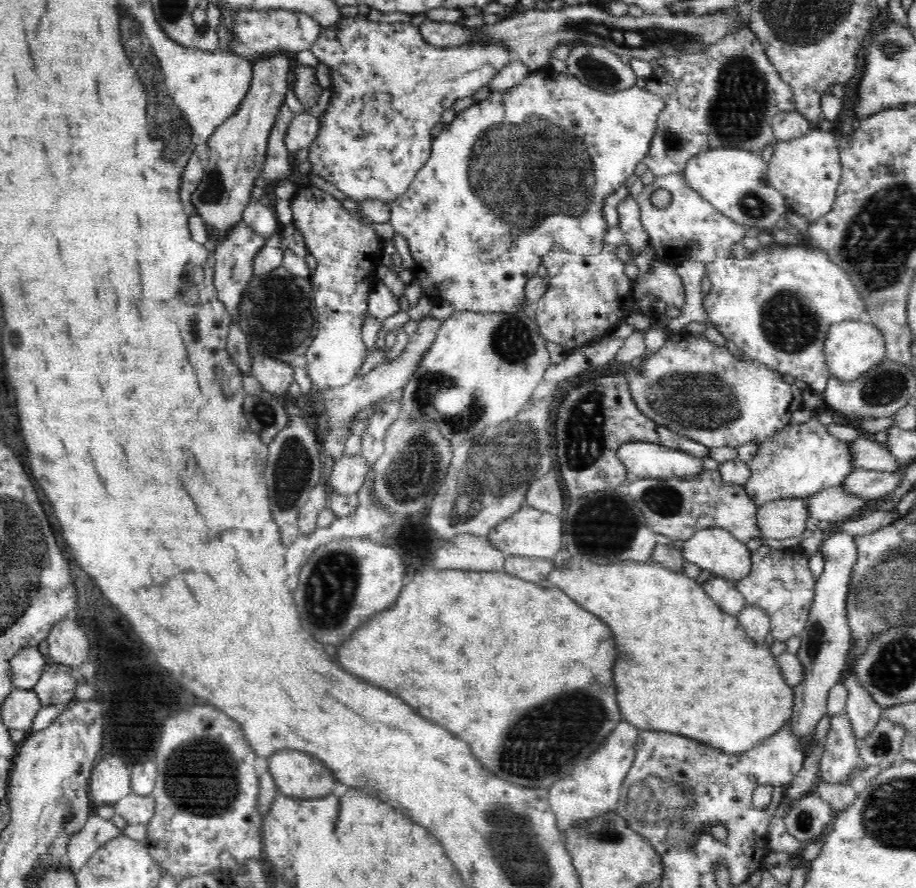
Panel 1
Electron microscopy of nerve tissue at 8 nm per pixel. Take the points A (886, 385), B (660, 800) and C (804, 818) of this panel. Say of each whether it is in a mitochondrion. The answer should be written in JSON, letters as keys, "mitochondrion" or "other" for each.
{"A":"mitochondrion","B":"mitochondrion","C":"mitochondrion"}

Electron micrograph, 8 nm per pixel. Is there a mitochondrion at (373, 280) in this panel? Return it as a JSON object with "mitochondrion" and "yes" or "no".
{"mitochondrion":"no"}

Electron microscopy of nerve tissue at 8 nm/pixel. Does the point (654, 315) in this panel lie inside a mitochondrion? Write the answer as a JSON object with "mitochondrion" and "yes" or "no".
{"mitochondrion":"no"}

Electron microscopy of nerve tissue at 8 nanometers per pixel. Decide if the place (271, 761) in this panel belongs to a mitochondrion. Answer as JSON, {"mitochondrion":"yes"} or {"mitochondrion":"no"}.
{"mitochondrion":"no"}

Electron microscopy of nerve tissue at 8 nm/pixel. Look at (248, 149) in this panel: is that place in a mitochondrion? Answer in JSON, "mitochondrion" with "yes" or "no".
{"mitochondrion":"no"}

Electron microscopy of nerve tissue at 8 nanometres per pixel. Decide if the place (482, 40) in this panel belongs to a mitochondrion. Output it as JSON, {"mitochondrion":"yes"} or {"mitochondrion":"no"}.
{"mitochondrion":"no"}

